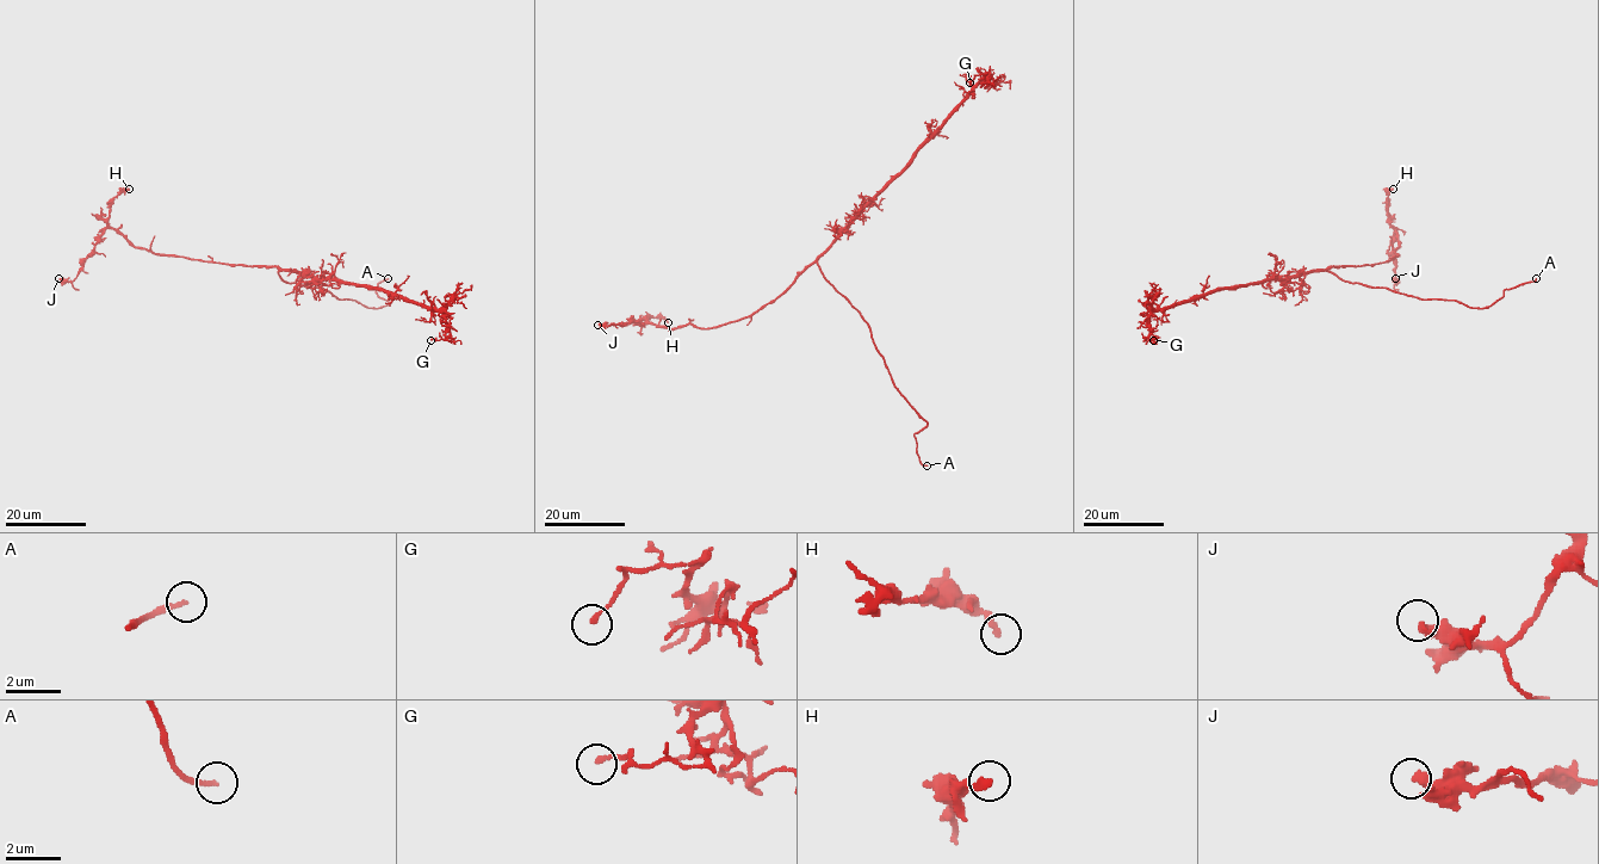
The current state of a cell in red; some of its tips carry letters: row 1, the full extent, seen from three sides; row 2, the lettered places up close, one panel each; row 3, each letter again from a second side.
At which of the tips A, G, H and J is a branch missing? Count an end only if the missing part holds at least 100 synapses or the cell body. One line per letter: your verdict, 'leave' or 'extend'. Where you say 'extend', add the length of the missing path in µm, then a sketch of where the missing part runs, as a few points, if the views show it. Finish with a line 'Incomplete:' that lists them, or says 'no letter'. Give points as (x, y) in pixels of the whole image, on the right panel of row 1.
A: extend; about 15 µm are missing; missing branch runs (1536, 278), (1542, 295), (1539, 304)
G: leave
H: leave
J: leave
Incomplete: A

